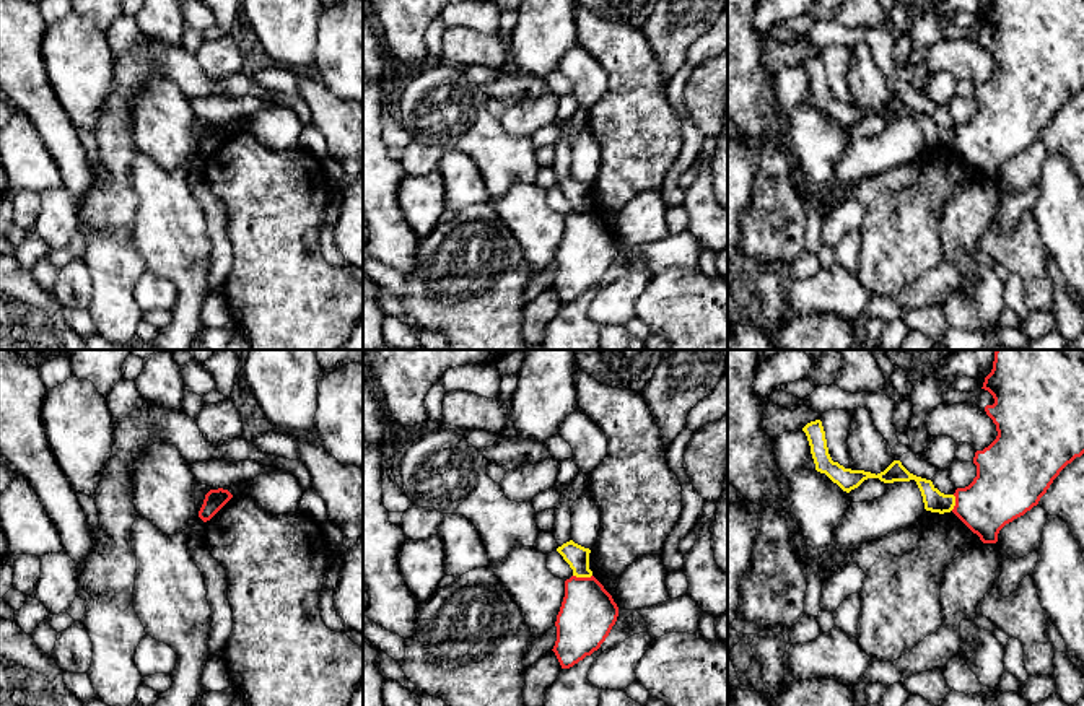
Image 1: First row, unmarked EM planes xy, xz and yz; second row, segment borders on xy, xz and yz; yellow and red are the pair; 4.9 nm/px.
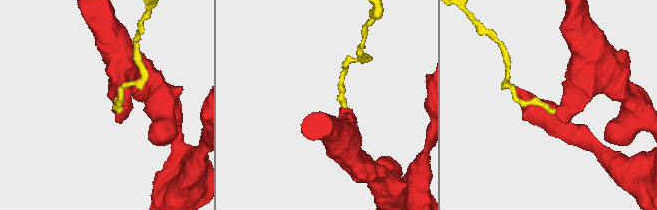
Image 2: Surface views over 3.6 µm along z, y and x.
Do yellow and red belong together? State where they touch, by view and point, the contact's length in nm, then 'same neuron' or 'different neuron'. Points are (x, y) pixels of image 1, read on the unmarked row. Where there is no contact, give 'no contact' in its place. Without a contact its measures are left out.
xz (583, 212) | 100 nm | different neuron

